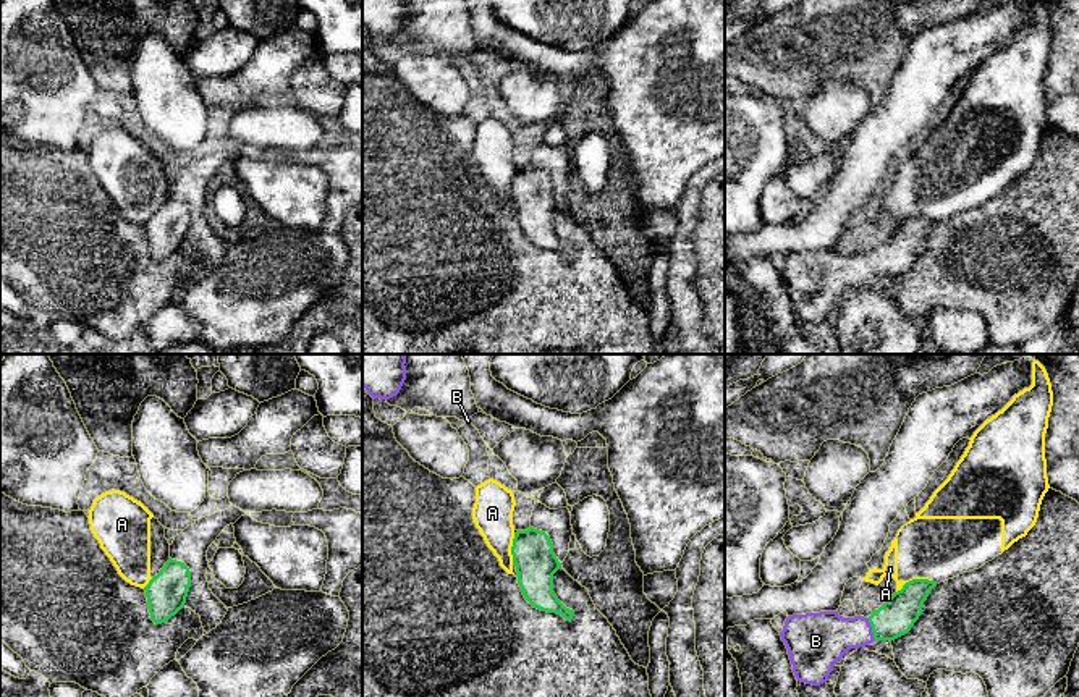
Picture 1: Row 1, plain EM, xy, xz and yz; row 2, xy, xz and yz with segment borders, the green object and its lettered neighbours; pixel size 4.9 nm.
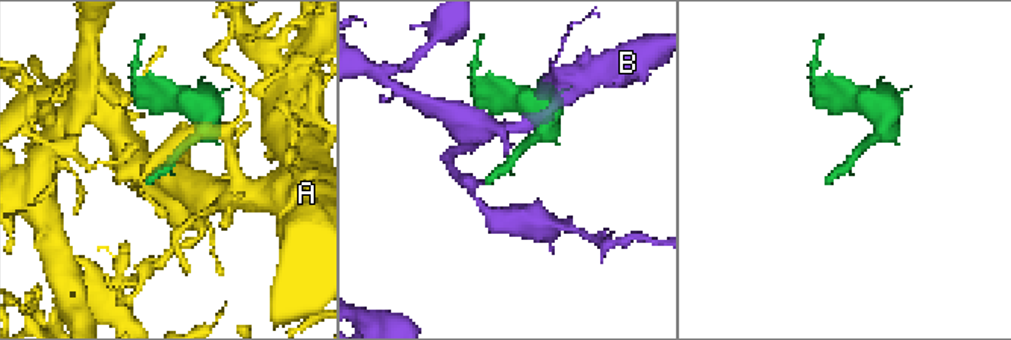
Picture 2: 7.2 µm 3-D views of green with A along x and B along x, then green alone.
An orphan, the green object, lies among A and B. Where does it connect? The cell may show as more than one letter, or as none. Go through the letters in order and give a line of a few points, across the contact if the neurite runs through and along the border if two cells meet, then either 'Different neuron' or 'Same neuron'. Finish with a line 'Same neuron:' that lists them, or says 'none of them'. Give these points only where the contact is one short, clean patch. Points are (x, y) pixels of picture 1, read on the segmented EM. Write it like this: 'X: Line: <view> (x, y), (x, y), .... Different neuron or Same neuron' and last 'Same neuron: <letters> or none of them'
A: Line: yz (930, 579), (909, 579), (897, 592). Different neuron
B: Line: yz (895, 618), (872, 629), (824, 637). Same neuron
Same neuron: B

